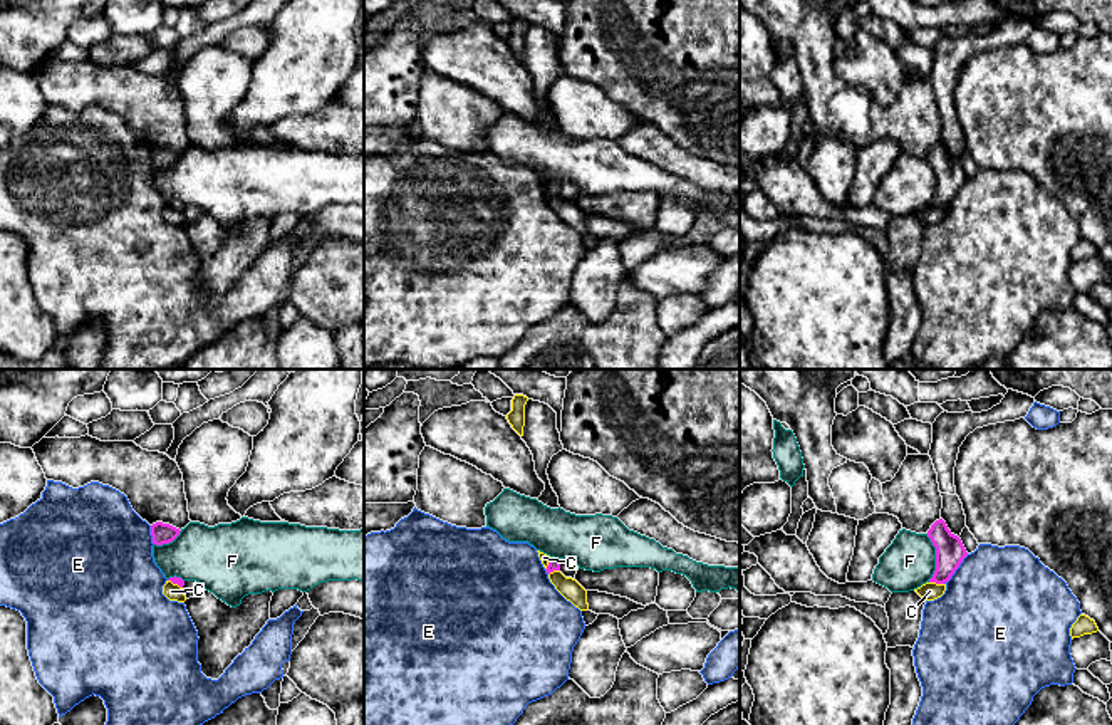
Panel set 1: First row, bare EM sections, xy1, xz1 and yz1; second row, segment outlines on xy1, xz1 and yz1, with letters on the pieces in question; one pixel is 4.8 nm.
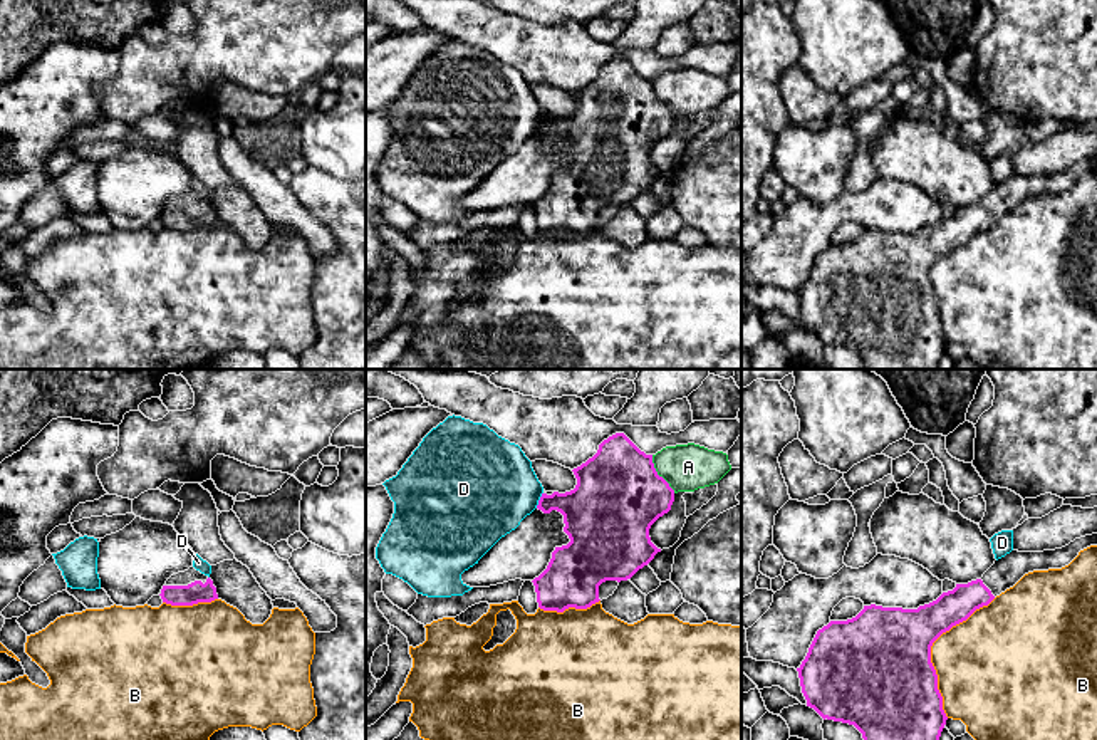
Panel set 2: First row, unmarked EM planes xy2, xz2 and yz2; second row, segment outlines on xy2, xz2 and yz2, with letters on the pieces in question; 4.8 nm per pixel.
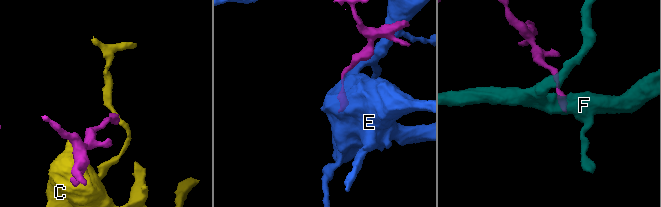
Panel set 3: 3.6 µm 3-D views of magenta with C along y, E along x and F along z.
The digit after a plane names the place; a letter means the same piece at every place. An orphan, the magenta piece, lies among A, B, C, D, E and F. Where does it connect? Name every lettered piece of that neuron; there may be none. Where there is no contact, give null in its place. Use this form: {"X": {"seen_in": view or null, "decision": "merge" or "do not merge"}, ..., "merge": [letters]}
{"A": {"seen_in": "xz2", "decision": "do not merge"}, "B": {"seen_in": "yz2", "decision": "do not merge"}, "C": {"seen_in": "yz1", "decision": "do not merge"}, "D": {"seen_in": "xz2", "decision": "do not merge"}, "E": {"seen_in": "yz1", "decision": "do not merge"}, "F": {"seen_in": "yz1", "decision": "do not merge"}, "merge": []}

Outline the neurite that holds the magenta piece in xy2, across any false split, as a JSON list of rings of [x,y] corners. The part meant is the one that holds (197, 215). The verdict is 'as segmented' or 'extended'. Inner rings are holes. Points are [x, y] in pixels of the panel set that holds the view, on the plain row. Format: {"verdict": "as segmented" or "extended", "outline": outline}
{"verdict": "extended", "outline": [[[195,191],[173,198],[163,210],[159,220],[163,227],[171,230],[193,230],[218,223],[213,205]]]}

